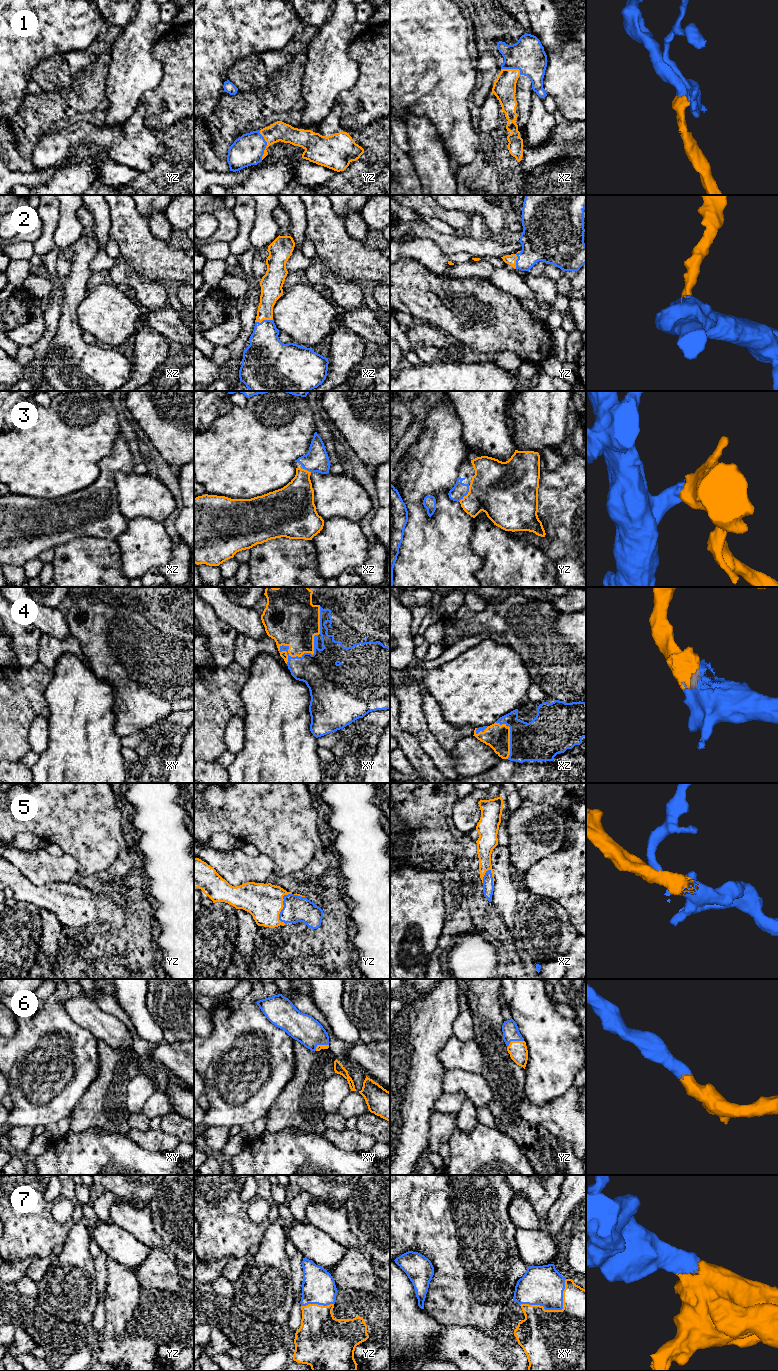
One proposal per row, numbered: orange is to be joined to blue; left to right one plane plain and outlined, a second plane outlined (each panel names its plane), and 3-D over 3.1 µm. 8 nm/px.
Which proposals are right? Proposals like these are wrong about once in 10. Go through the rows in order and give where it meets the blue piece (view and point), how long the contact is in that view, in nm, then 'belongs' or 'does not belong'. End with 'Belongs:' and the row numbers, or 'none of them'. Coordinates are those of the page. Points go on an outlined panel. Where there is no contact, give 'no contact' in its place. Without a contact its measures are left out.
1: yz (266, 145) | 240 nm | belongs
2: yz (517, 259) | 150 nm | belongs
3: yz (467, 493) | 160 nm | belongs
4: xy (307, 653) | 340 nm | belongs
5: yz (284, 906) | 260 nm | belongs
6: yz (514, 1040) | 150 nm | belongs
7: xy (555, 1309) | 440 nm | belongs
Belongs: 1, 2, 3, 4, 5, 6, 7

